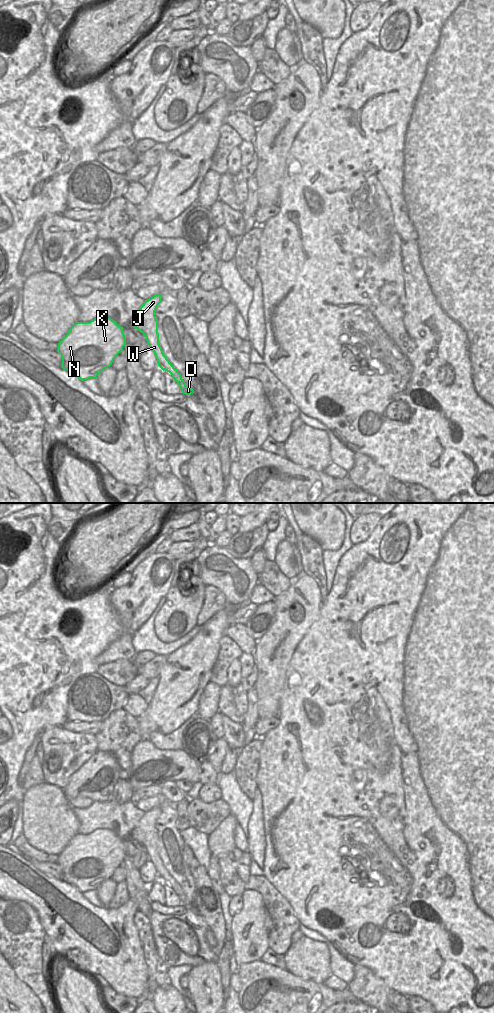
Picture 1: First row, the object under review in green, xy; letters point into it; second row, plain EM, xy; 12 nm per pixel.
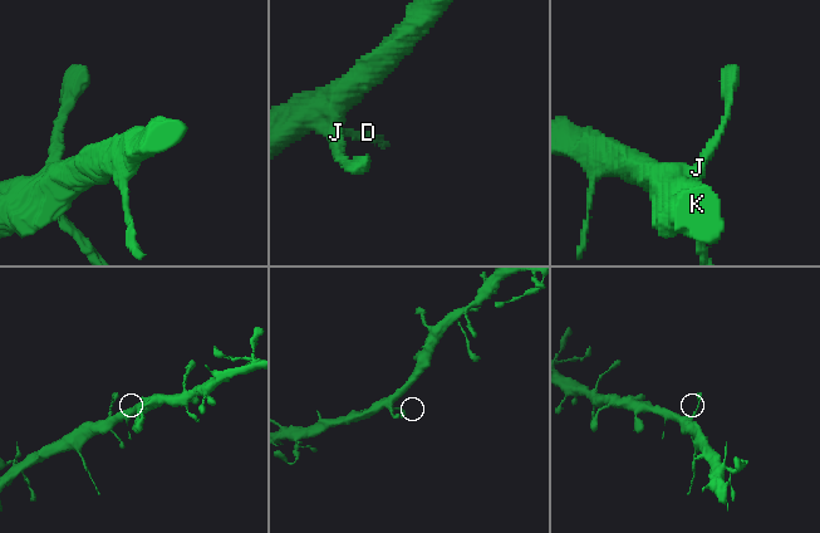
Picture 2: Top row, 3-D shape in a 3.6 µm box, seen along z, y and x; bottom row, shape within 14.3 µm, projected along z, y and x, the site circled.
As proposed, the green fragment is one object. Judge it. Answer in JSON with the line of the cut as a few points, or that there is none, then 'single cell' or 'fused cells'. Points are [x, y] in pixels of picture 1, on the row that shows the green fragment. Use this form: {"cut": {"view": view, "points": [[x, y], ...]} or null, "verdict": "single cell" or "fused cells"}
{"cut": null, "verdict": "single cell"}

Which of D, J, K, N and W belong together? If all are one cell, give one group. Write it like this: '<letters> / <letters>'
D J K N W

